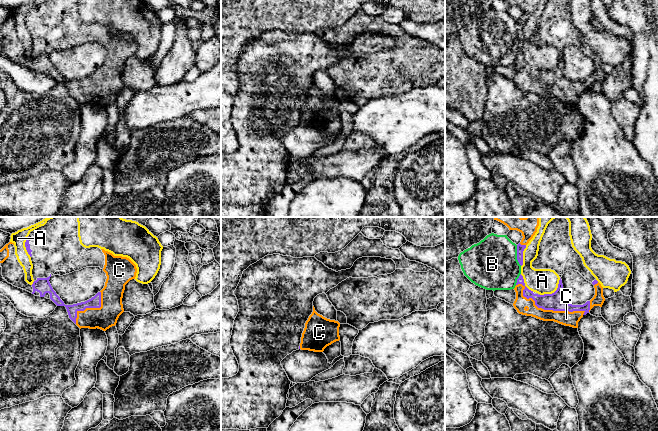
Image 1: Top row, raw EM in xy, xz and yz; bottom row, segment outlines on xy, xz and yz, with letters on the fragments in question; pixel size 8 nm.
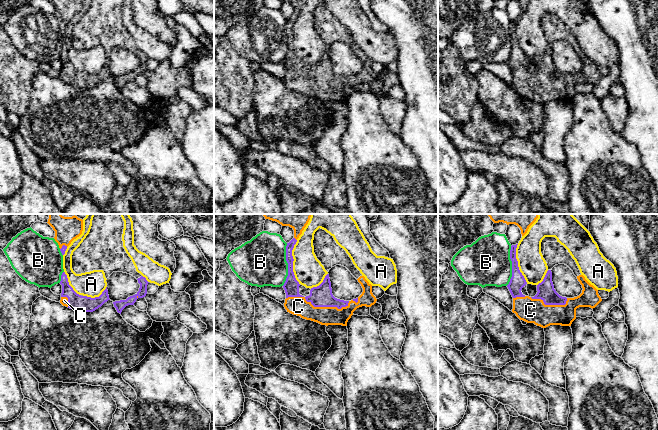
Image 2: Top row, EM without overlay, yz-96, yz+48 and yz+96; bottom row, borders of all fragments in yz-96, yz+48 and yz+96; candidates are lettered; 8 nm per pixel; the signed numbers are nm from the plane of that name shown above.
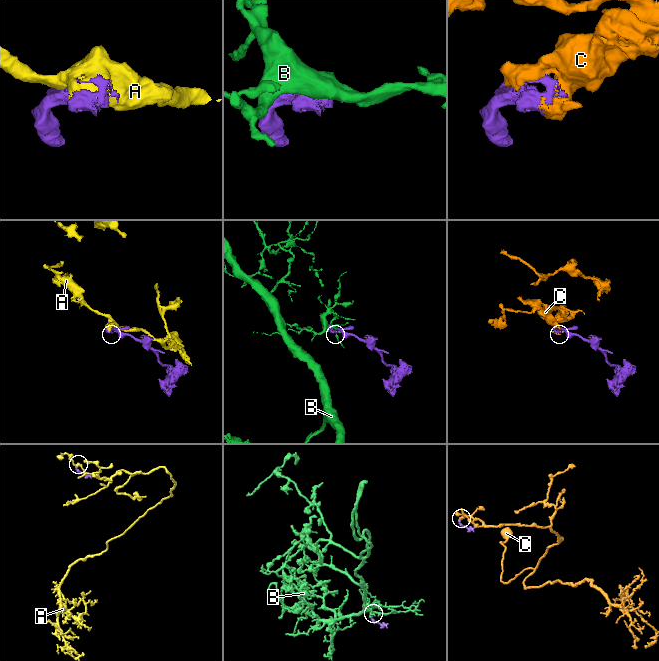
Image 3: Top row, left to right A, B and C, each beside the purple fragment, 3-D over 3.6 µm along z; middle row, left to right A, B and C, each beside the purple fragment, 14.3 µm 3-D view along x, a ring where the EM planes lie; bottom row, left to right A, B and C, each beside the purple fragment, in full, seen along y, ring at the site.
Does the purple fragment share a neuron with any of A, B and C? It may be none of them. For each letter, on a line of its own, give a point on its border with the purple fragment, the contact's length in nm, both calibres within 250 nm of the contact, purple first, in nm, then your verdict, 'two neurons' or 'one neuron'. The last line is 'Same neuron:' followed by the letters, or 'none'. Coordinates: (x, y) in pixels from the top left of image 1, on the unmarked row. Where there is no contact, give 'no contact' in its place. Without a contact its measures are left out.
A: yz (554, 68) | 220 nm | 140/200 nm | two neurons
B: yz (517, 31) | 170 nm | 60/400 nm | two neurons
C: yz (545, 85) | 600 nm | 140/120 nm | one neuron
Same neuron: C

